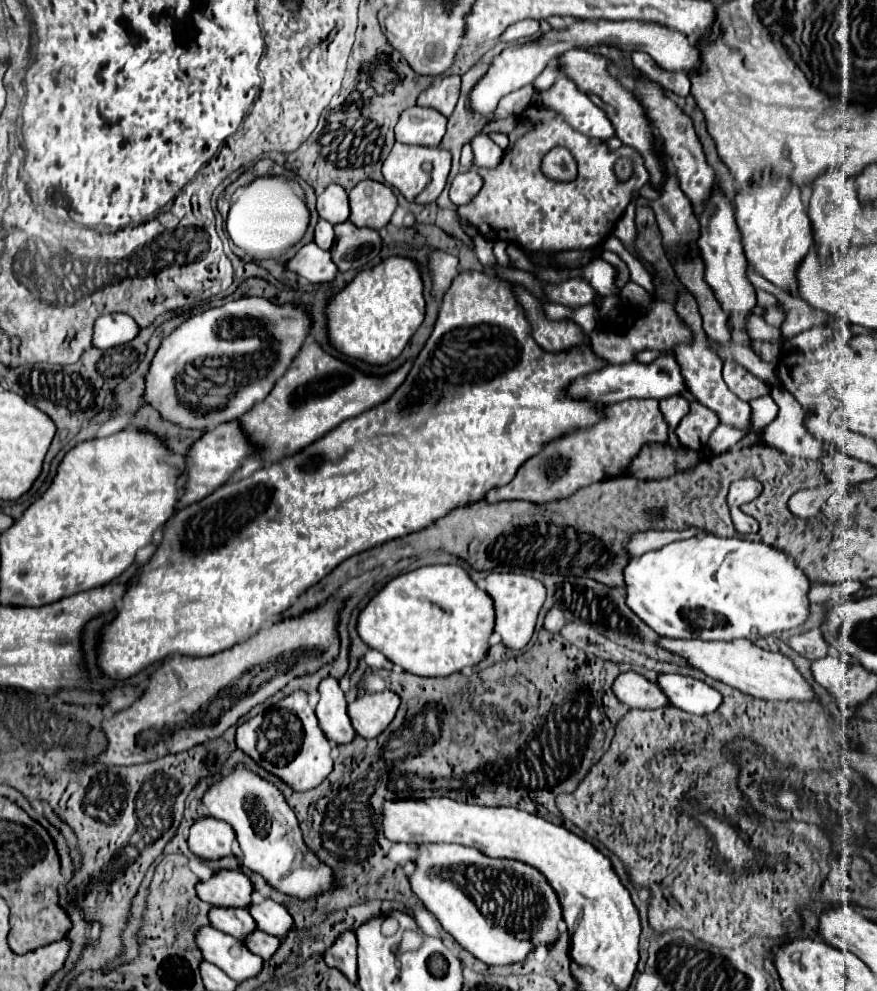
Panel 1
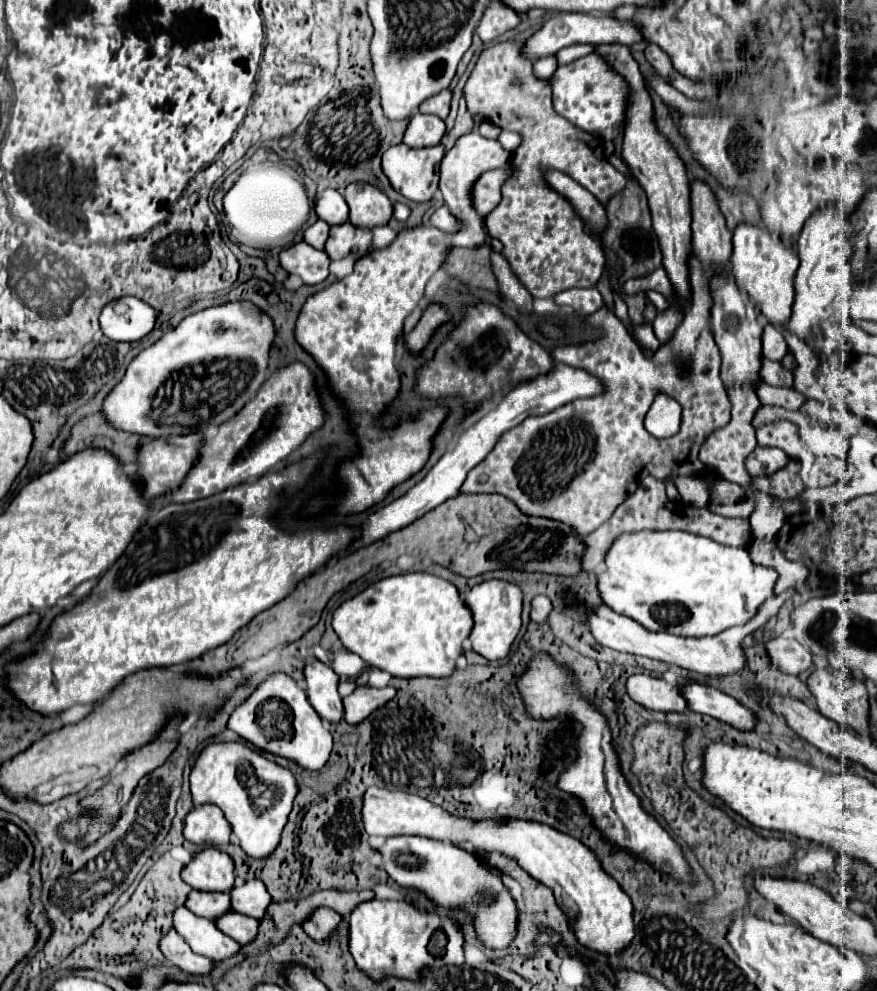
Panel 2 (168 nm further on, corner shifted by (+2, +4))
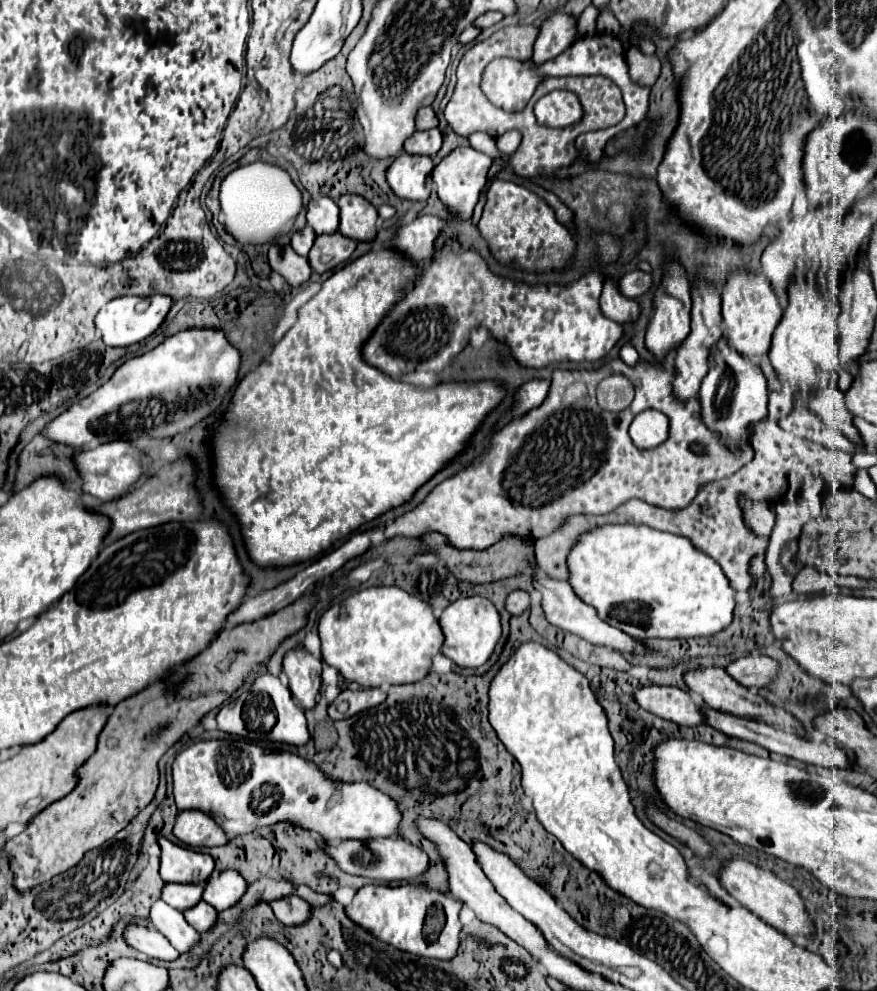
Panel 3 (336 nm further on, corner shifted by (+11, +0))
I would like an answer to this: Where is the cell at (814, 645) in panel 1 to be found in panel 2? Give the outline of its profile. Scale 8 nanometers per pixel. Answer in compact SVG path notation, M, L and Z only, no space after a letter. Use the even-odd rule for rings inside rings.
M773 639L765 645L775 669L785 675L799 675L811 667L811 653L797 639Z

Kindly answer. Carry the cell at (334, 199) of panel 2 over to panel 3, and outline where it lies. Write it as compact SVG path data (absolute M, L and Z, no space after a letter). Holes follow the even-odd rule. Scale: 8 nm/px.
M320 197L318 201L308 203L308 225L318 233L336 233L338 231L338 205L330 201L330 197ZM332 203L332 216L328 209Z

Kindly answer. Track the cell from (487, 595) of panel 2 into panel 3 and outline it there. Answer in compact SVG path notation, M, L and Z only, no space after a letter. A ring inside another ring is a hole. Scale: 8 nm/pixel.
M462 597L448 605L440 617L442 631L446 635L442 653L452 659L460 667L480 667L484 665L490 655L494 653L496 643L502 637L502 623L500 623L500 613L496 611L494 603L486 597Z

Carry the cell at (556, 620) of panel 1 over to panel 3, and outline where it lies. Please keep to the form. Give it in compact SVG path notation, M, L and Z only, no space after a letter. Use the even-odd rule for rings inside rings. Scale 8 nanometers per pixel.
M514 591L506 599L506 609L510 611L510 615L522 615L524 611L528 611L528 605L530 605L530 595L526 591Z

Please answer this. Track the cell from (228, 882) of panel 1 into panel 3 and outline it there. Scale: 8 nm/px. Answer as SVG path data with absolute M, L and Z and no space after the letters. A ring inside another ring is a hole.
M160 837L162 863L160 877L166 883L206 883L212 877L214 861L206 853L198 853L186 847L180 847L164 837Z

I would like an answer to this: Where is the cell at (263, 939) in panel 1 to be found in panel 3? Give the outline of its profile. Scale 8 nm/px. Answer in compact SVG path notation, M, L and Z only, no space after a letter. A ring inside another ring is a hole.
M200 901L196 907L184 911L184 917L186 917L186 921L188 921L198 933L206 933L206 931L210 931L210 929L216 925L216 921L218 921L218 911L212 909L212 905Z

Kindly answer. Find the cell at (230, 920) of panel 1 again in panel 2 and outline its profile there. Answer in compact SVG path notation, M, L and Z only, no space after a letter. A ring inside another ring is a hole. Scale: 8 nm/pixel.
M191 891L187 895L185 907L199 915L215 921L221 913L229 911L229 893L205 893L205 891Z

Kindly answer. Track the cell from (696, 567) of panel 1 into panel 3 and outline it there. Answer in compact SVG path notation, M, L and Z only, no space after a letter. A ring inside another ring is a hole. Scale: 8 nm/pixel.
M604 525L578 539L568 555L568 567L576 595L592 605L604 621L634 639L710 637L726 629L734 619L736 589L708 553L696 549L692 541L680 535L656 531L648 525Z

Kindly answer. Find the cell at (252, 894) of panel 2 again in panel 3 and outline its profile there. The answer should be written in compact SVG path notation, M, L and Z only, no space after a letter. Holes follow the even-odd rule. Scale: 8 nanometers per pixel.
M222 871L218 877L210 877L204 887L204 901L216 911L226 911L234 907L246 893L248 883L236 871Z

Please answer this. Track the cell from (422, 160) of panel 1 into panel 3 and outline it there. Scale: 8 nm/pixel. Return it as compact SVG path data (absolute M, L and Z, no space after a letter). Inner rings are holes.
M404 151L386 169L388 185L400 199L426 201L432 191L430 189L432 167L434 167L434 161L430 157L410 155Z

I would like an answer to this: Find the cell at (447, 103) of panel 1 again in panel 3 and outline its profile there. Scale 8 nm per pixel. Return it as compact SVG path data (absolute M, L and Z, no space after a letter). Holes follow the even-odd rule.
M422 107L416 115L416 129L432 129L438 127L438 117L432 107Z

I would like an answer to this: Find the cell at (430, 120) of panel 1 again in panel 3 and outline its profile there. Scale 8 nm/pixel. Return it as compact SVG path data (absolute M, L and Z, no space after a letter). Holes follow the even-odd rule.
M438 127L426 129L426 131L416 131L408 141L404 141L404 151L412 155L436 155L438 149L442 147L442 133Z

